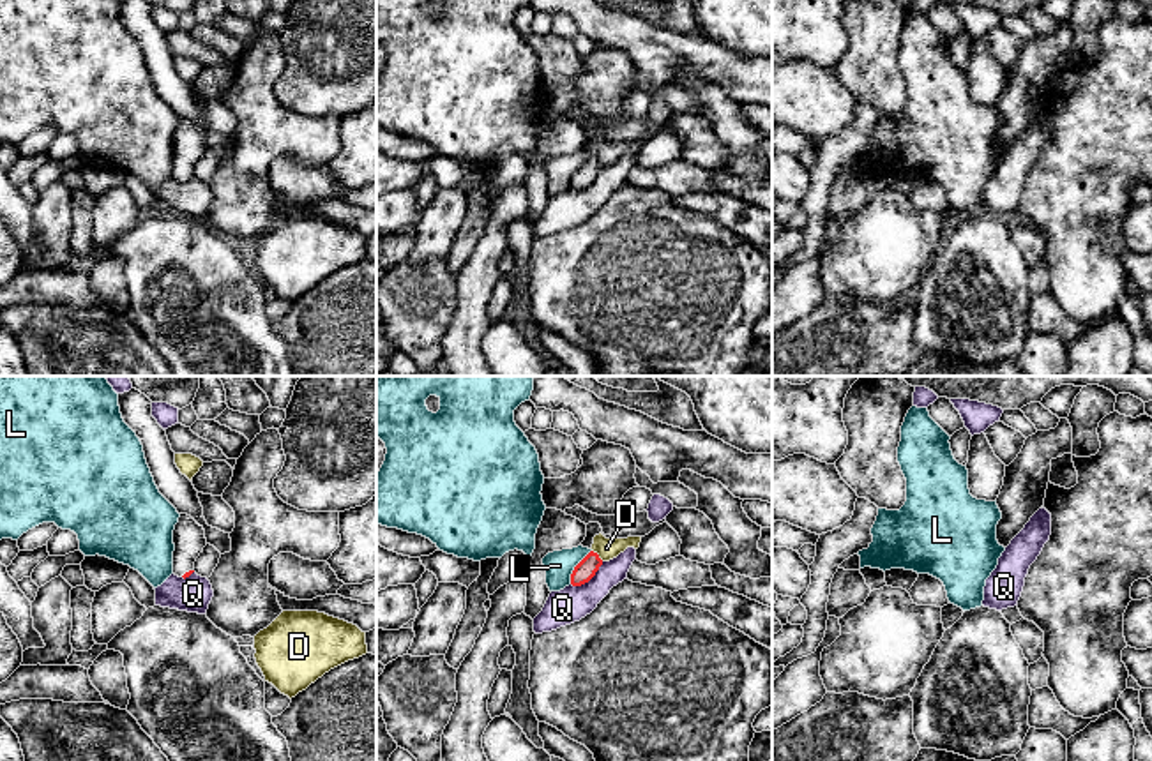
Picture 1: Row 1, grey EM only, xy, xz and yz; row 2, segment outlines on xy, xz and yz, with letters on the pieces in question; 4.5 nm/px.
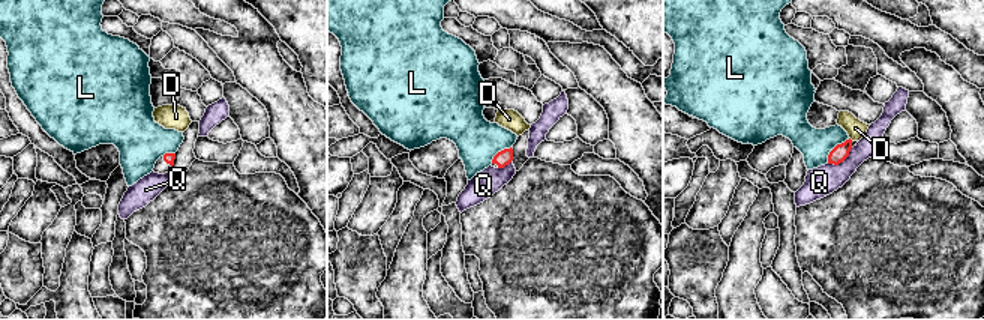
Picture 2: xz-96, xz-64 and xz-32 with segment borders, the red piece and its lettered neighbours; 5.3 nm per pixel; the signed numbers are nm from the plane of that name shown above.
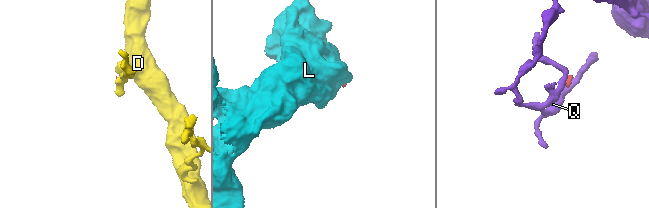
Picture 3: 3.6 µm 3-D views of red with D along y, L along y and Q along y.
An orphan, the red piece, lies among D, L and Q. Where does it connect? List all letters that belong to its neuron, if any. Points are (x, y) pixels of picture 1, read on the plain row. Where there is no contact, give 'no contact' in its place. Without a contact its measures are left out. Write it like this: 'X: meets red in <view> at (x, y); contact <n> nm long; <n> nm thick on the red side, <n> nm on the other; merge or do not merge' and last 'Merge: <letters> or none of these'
D: meets red in xz at (598, 159); contact 80 nm long; 90 nm thick on the red side, 100 nm on the other; do not merge
L: meets red in xz at (575, 172); contact 190 nm long; 90 nm thick on the red side, 130 nm on the other; do not merge
Q: meets red in xz at (589, 184); contact 190 nm long; 90 nm thick on the red side, 160 nm on the other; do not merge
Merge: none of these

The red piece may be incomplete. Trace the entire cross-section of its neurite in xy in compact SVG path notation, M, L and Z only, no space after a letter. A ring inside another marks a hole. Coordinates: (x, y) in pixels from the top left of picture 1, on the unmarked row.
M180 118L173 134L173 178L189 182L194 175L194 166L207 150L205 134L191 120Z

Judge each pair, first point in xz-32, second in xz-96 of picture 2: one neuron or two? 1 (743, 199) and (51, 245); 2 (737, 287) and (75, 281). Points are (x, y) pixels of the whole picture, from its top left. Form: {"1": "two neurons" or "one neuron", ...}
{"1": "one neuron", "2": "one neuron"}

